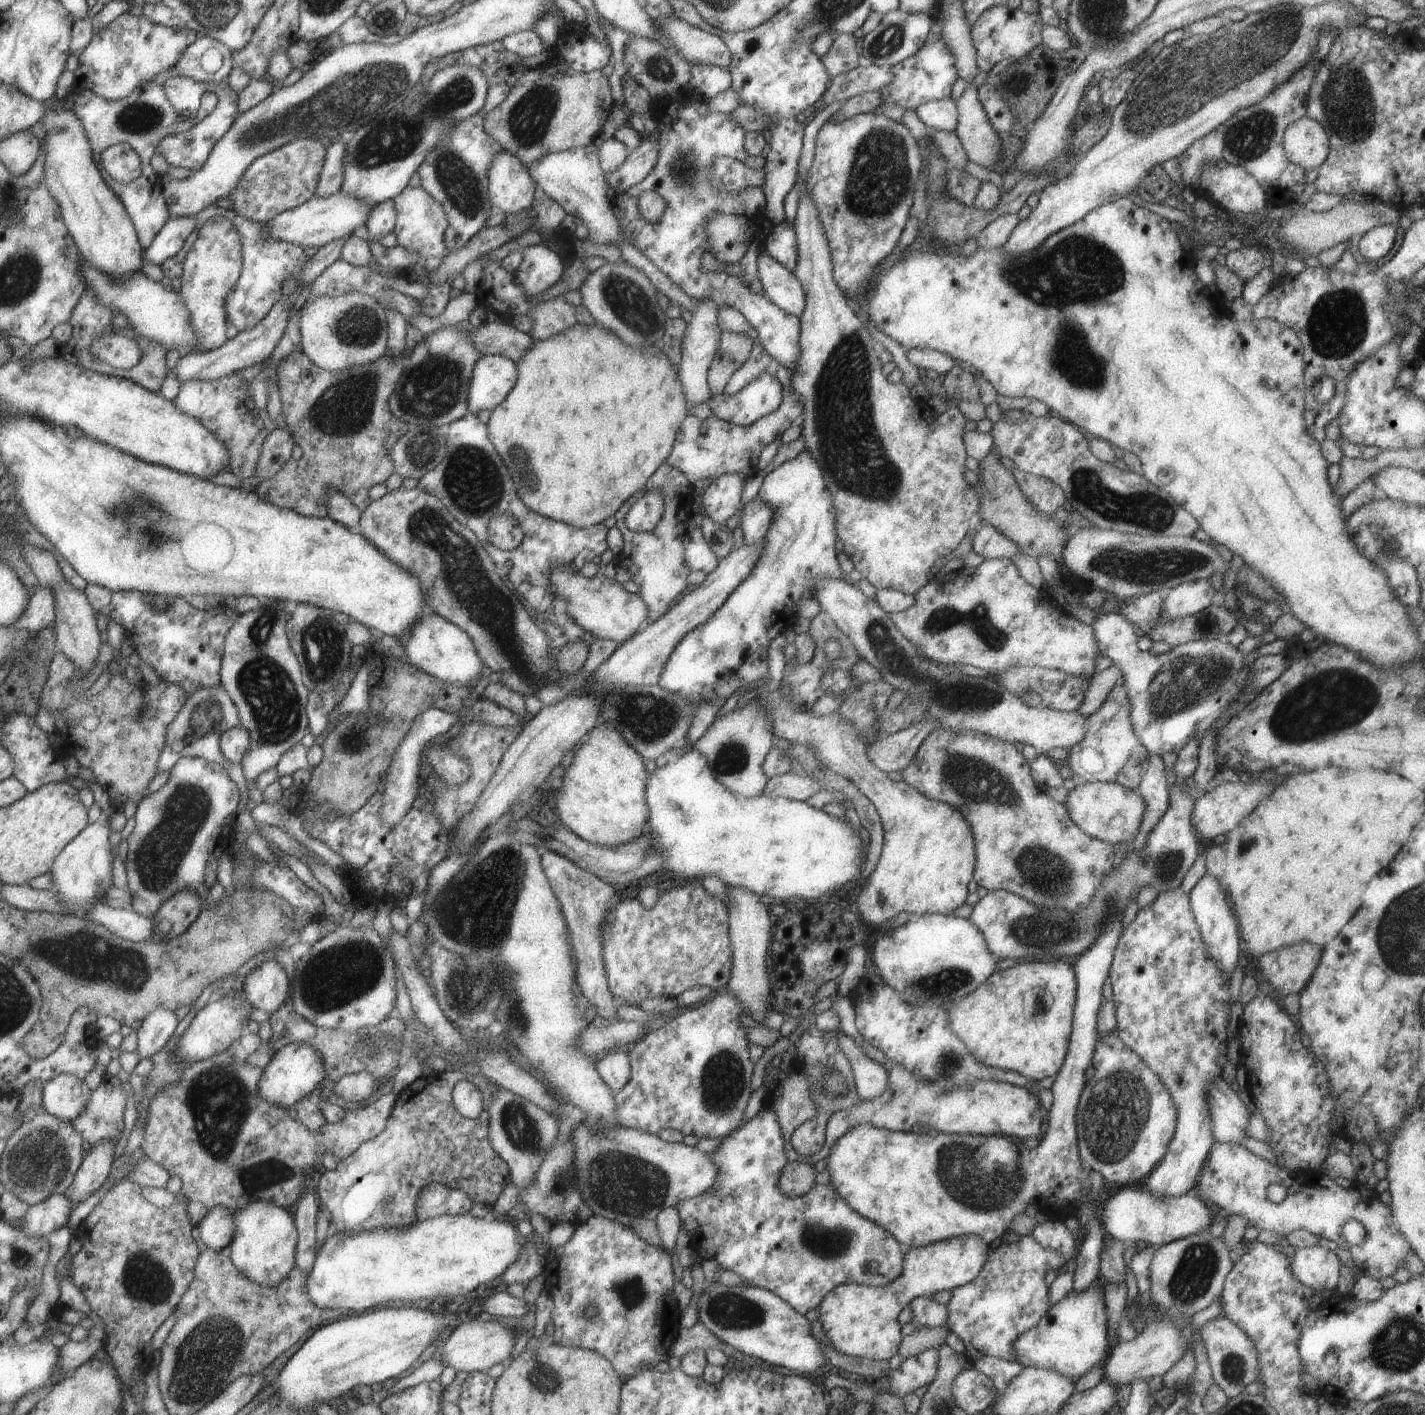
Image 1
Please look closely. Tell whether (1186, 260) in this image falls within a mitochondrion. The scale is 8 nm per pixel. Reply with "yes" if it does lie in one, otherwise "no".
no

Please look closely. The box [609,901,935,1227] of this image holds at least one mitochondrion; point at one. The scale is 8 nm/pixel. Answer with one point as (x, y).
(723, 1083)

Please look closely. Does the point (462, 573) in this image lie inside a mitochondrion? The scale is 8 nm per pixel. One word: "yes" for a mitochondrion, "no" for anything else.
yes

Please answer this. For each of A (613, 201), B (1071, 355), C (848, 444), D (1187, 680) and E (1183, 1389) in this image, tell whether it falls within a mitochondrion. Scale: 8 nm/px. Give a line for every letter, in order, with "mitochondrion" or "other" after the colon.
A: other
B: mitochondrion
C: mitochondrion
D: mitochondrion
E: other

